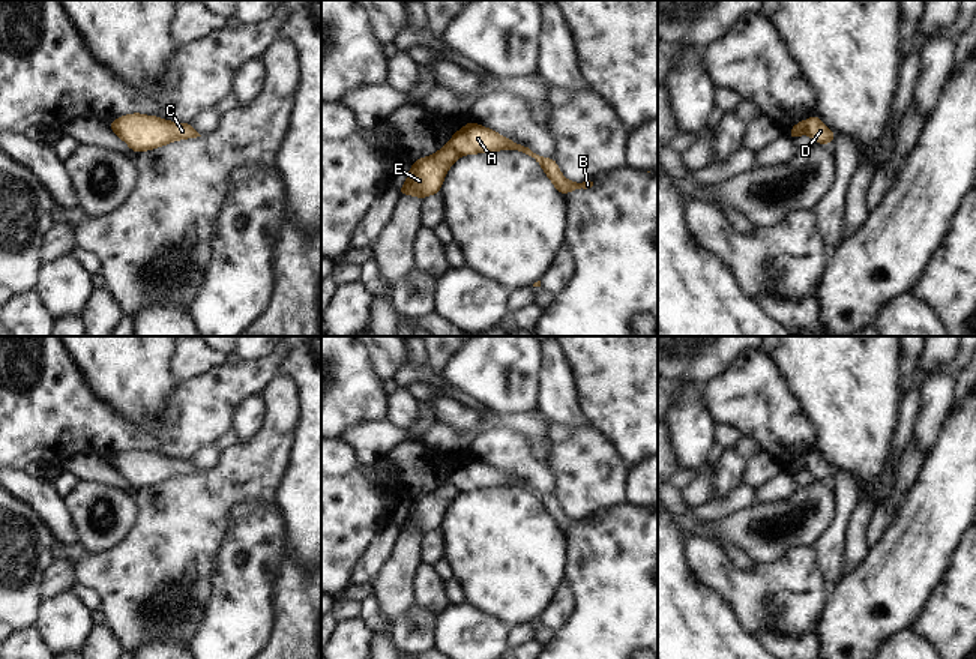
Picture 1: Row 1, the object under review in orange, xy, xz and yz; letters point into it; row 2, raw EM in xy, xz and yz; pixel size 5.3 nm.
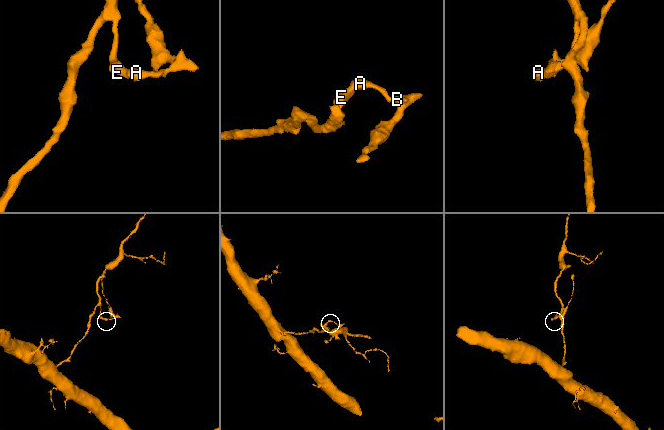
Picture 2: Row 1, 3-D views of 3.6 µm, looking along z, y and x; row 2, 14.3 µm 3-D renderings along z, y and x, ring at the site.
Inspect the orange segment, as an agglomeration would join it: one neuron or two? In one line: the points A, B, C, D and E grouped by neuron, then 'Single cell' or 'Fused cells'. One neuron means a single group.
Groups: A B C / D E. Fused cells

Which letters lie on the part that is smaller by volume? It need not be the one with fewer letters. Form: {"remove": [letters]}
{"remove": ["A", "B", "C"]}

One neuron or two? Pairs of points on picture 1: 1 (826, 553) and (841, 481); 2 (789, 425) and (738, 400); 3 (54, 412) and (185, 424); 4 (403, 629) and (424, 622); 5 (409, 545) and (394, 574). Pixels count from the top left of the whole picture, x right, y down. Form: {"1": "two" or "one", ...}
{"1": "one", "2": "one", "3": "one", "4": "one", "5": "one"}

